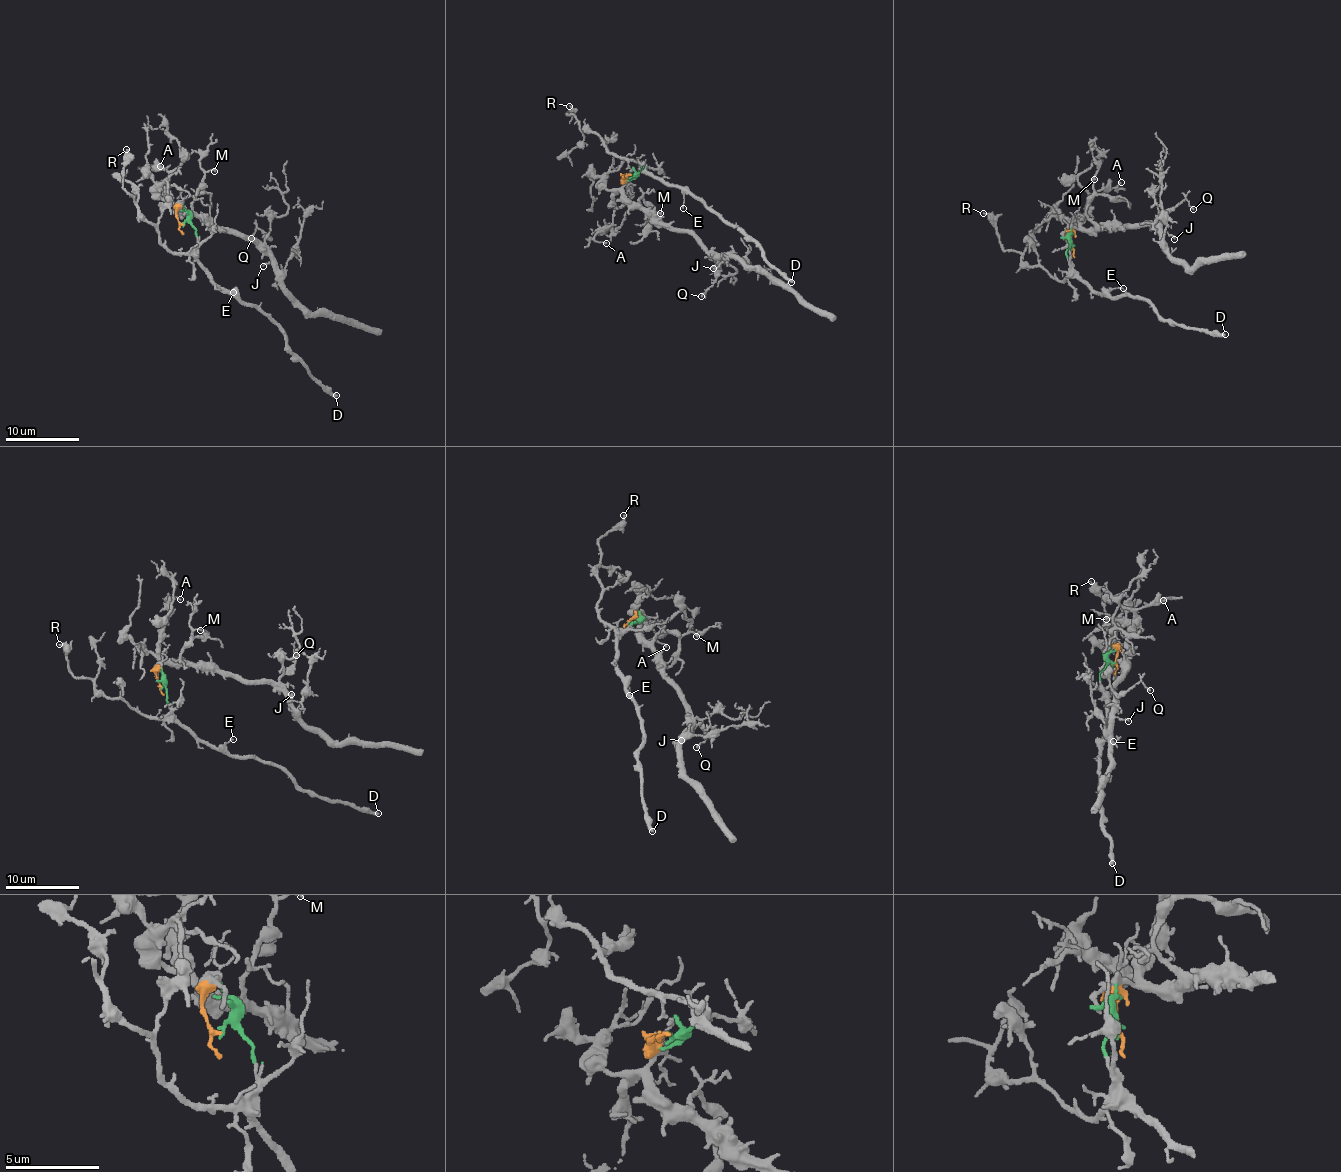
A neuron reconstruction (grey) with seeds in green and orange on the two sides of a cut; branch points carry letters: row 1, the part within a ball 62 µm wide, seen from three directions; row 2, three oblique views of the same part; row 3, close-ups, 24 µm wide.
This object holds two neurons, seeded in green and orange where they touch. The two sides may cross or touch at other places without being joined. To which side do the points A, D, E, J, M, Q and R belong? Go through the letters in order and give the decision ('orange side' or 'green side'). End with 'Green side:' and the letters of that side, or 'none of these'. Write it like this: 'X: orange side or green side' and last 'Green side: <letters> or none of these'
A: orange side
D: green side
E: green side
J: orange side
M: orange side
Q: orange side
R: green side
Green side: D, E, R

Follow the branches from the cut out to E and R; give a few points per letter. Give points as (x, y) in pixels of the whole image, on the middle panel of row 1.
E: (631, 175), (645, 165), (645, 169), (679, 189), (684, 199), (683, 208)
R: (631, 175), (645, 166), (636, 160), (615, 156), (598, 136), (579, 127), (577, 118), (567, 114), (569, 106)

